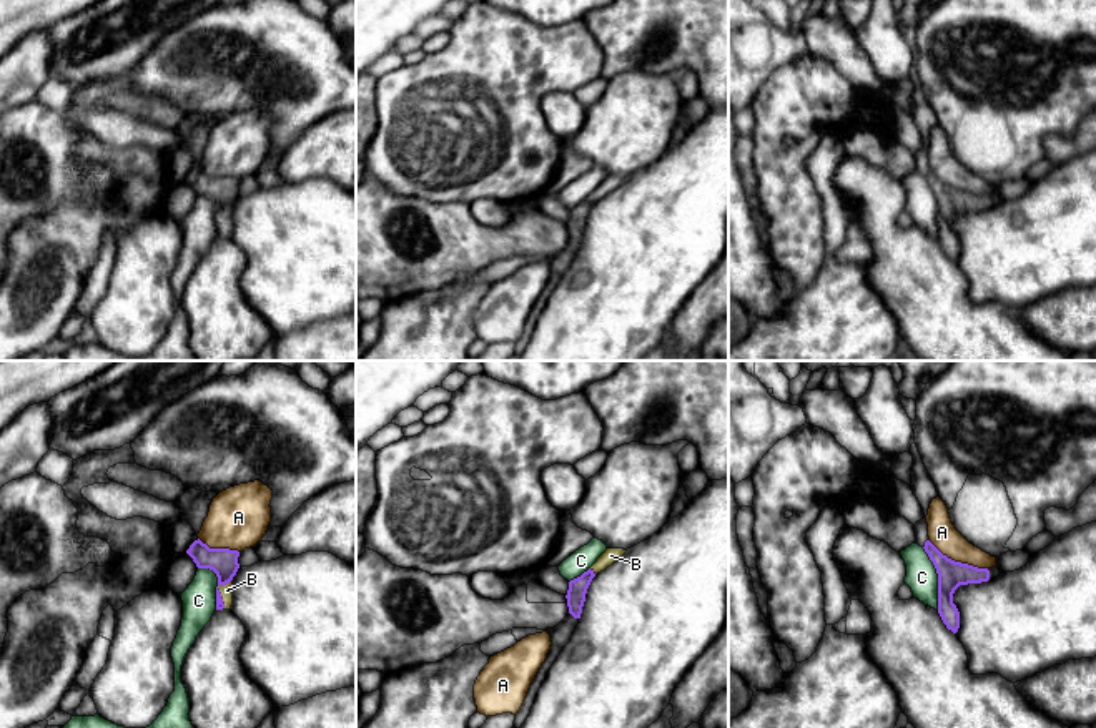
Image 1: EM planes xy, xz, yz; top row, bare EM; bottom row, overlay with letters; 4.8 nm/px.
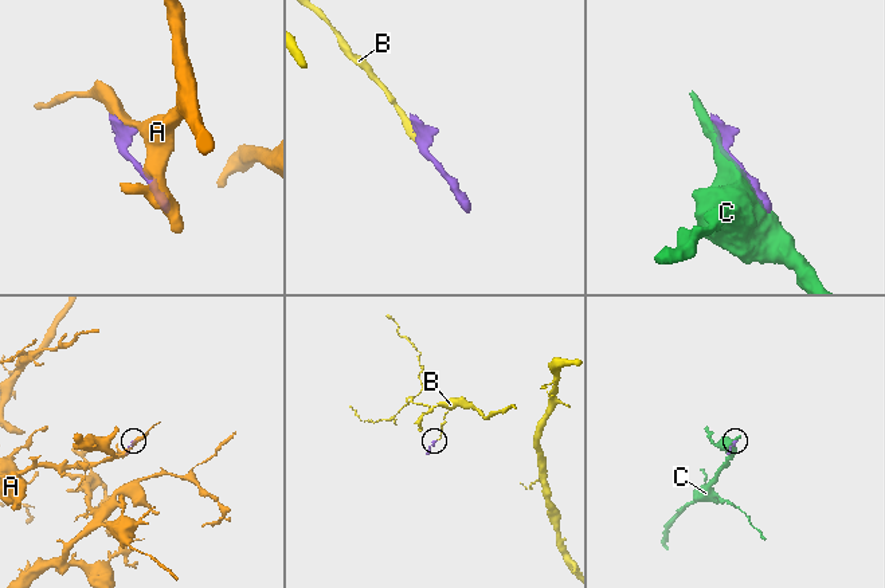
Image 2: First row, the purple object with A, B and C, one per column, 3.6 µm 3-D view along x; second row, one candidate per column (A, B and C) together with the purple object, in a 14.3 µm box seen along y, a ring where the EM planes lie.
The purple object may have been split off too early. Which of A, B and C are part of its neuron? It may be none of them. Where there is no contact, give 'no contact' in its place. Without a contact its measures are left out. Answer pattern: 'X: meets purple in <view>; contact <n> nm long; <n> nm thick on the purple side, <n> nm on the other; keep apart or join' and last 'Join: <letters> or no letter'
A: meets purple in yz; contact 320 nm long; 130 nm thick on the purple side, 140 nm on the other; keep apart
B: meets purple in xy; contact 170 nm long; 140 nm thick on the purple side, 60 nm on the other; join
C: meets purple in yz; contact 320 nm long; 130 nm thick on the purple side, 150 nm on the other; keep apart
Join: B

